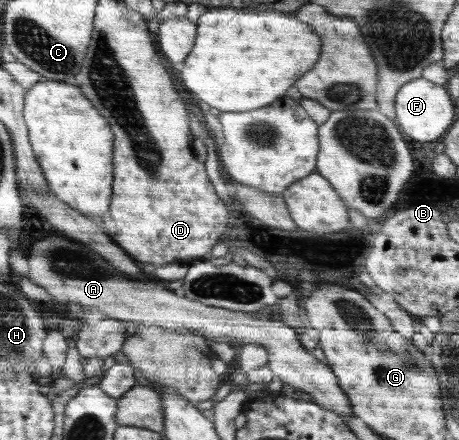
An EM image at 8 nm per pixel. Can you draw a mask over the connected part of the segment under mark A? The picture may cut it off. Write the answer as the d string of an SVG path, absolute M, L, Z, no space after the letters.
M65 236L43 237L31 243L27 247L27 267L27 277L35 285L45 289L55 305L75 303L84 312L98 310L108 317L116 317L128 323L135 322L147 328L149 325L157 325L178 332L197 332L205 339L221 343L261 344L268 349L269 369L283 384L308 393L312 402L345 417L345 423L353 419L352 402L341 389L339 378L332 366L319 361L305 350L295 328L278 317L256 319L251 314L207 306L199 301L191 301L185 296L179 297L153 283L127 279L119 269L111 267L93 249L79 245L79 242Z

